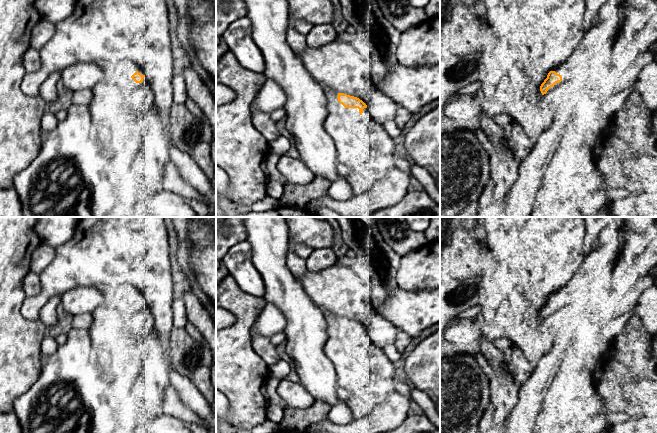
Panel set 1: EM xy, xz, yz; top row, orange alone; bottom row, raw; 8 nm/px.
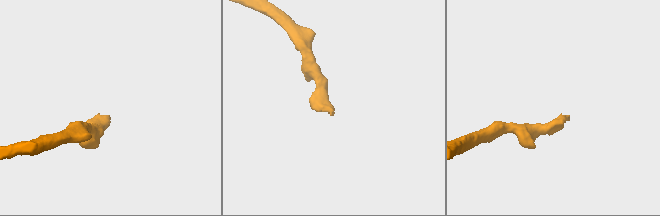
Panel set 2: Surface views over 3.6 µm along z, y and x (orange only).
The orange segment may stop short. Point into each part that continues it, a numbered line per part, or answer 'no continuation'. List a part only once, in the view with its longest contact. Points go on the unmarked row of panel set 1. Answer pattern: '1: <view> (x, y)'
no continuation

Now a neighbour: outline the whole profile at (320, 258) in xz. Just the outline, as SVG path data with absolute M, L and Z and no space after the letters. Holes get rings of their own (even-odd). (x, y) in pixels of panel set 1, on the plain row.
M317 248L305 260L308 271L320 271L336 264L338 259L333 248Z

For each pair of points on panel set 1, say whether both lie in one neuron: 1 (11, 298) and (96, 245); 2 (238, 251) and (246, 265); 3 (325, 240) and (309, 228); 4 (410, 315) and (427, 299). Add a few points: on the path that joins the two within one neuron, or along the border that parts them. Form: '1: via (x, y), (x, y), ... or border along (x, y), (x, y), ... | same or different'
1: border along (26, 297), (21, 307), (21, 314), (31, 320) | different
2: via (239, 254), (239, 258), (243, 262) | same
3: via (321, 236), (313, 232) | same
4: via (414, 311), (423, 303) | same

